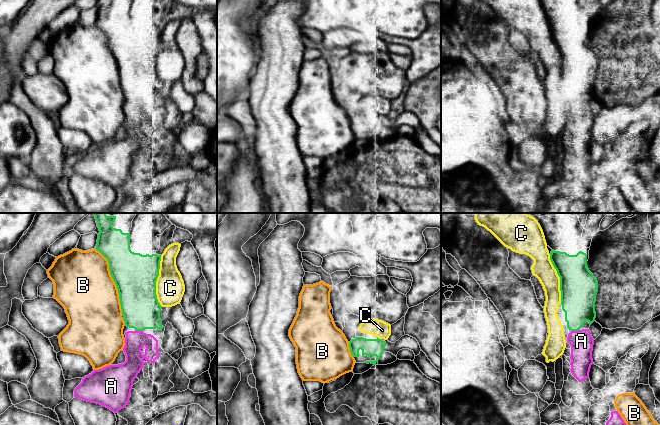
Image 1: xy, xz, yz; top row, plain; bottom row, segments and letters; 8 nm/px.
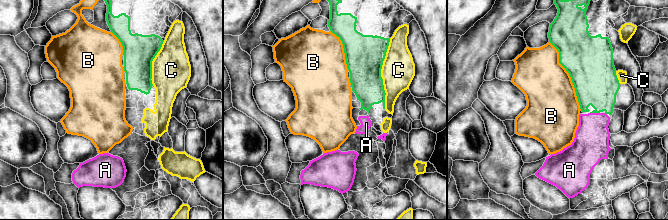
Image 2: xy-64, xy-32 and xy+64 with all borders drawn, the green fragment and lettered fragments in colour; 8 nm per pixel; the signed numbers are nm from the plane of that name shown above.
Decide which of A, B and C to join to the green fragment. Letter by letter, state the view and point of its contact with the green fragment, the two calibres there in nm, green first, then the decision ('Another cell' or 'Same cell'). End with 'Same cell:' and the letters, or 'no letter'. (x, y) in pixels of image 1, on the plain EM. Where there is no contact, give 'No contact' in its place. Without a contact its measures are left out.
A: Touches green at yz (575, 106). Thickness 280 nm (green) against 190 nm. Same cell
B: Touches green at xy (114, 57). Thickness 340 nm (green) against 460 nm. Another cell
C: Touches green at xy (156, 56). Thickness 340 nm (green) against 240 nm. Another cell
Same cell: A

